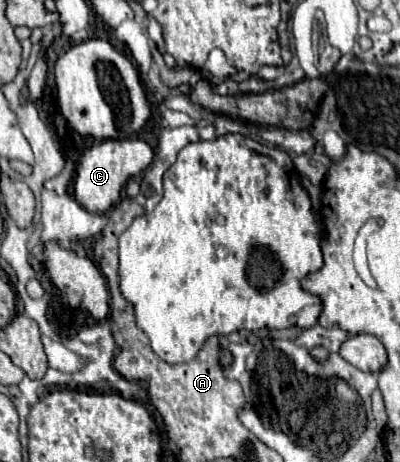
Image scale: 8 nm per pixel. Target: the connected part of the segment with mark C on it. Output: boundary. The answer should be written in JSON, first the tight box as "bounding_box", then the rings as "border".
{"bounding_box":[75,139,153,213],"border":[[[105,139],[85,151],[81,165],[77,167],[75,175],[75,199],[85,205],[91,213],[105,213],[111,205],[119,201],[121,187],[127,183],[129,177],[139,175],[145,171],[153,161],[153,149],[141,139],[127,139],[127,141],[113,141]]]}

